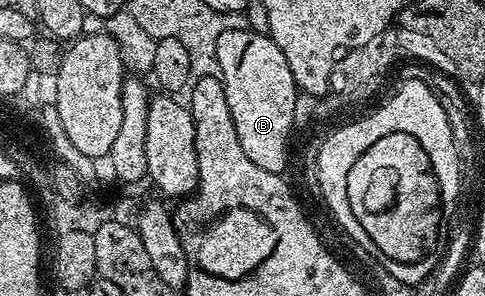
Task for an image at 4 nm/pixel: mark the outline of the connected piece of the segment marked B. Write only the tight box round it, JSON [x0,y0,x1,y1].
[216,26,297,175]

